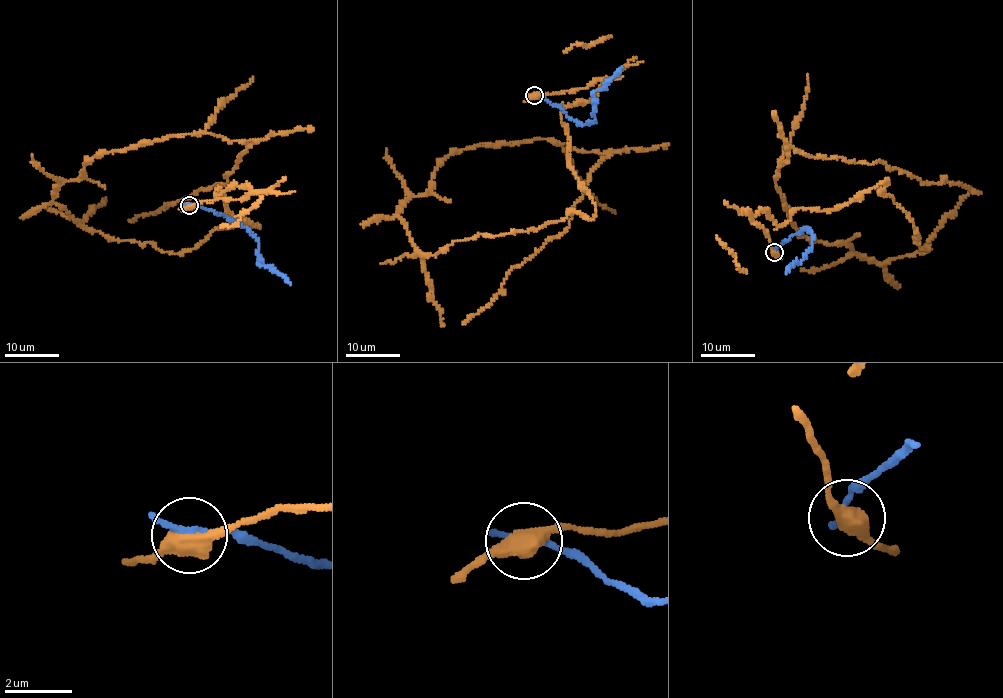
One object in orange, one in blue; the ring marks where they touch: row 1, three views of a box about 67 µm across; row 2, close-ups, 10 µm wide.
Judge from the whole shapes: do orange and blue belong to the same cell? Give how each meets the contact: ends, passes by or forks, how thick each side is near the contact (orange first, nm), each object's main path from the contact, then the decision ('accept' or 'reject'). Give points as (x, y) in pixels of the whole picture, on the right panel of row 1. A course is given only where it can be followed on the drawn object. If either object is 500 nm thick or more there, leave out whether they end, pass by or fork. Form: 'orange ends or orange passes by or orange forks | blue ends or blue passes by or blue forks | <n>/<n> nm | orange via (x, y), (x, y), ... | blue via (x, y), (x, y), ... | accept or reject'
500/160 nm | orange via (774, 253), (755, 213), (887, 180), (928, 250), (802, 235), (788, 146), (980, 192) | blue via (774, 253), (783, 240), (787, 241), (804, 227), (811, 232), (812, 248), (785, 273) | reject

